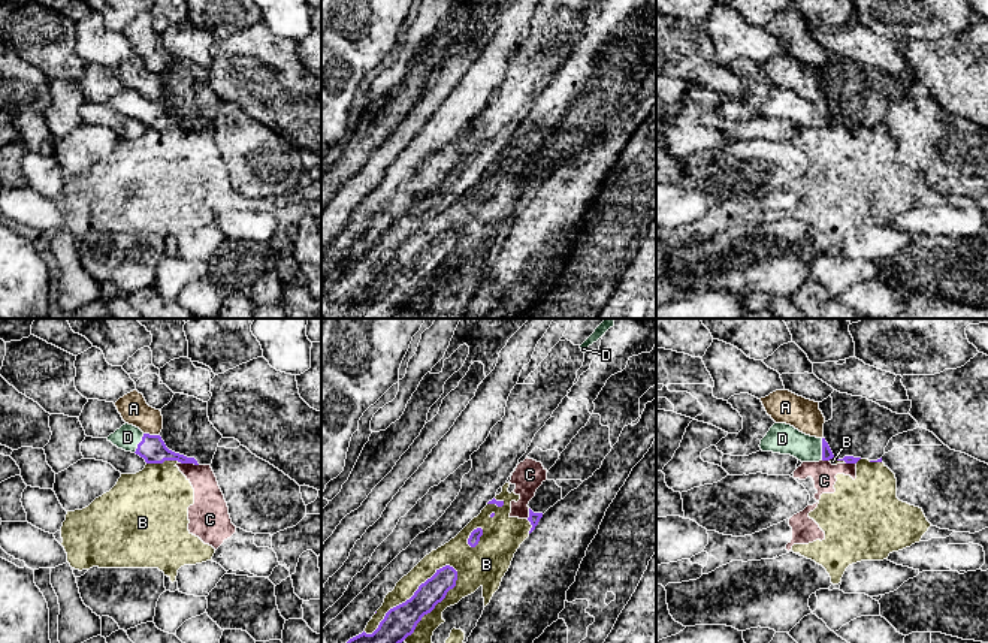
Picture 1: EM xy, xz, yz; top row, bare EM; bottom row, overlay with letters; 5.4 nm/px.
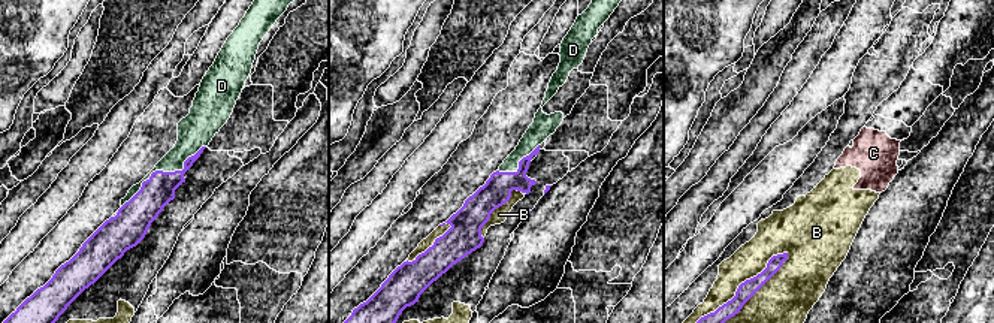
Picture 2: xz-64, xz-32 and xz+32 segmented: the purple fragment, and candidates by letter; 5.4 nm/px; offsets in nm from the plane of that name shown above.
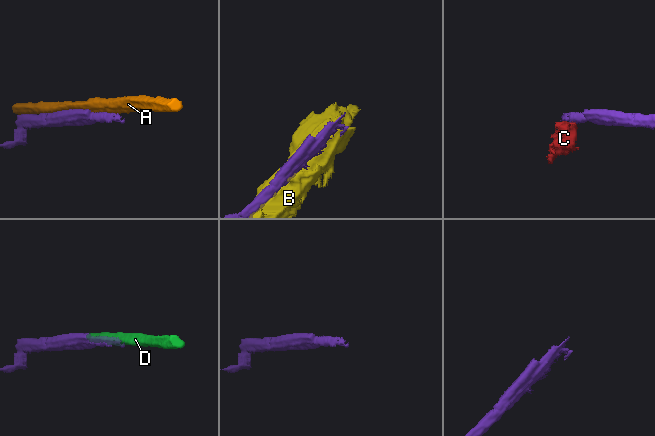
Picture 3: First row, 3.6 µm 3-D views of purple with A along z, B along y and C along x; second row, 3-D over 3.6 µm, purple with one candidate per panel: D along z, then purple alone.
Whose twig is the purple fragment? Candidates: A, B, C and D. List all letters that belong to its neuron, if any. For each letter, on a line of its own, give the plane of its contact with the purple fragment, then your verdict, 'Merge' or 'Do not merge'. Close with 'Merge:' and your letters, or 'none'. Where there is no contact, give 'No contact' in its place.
A: Touches purple in xy. Do not merge
B: Touches purple in xz. Do not merge
C: Touches purple in xy. Do not merge
D: Touches purple in yz. Merge
Merge: D

